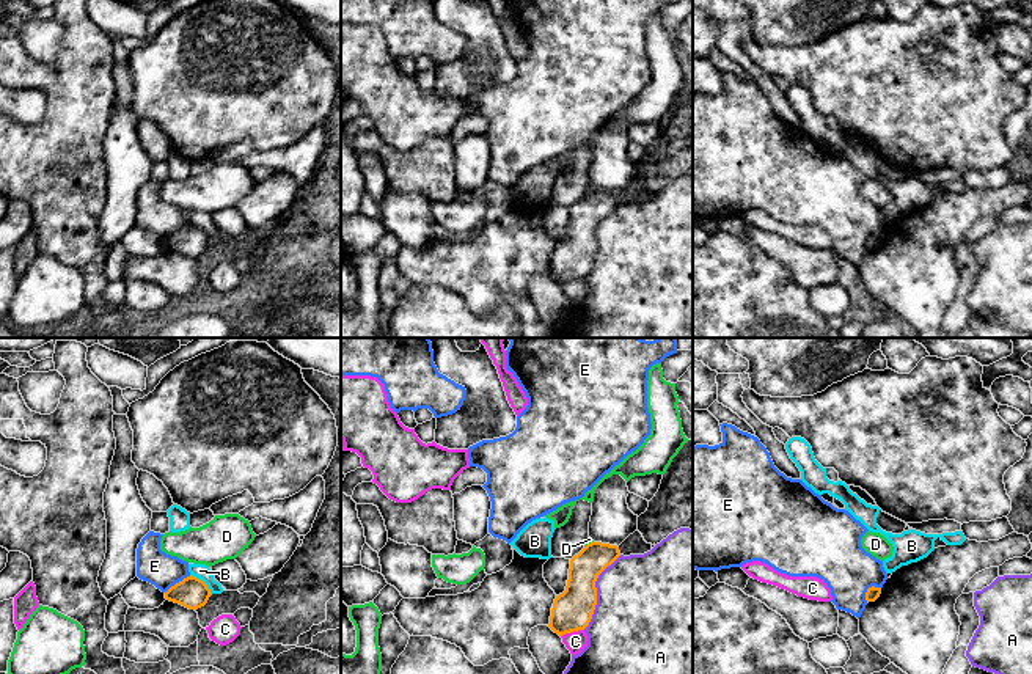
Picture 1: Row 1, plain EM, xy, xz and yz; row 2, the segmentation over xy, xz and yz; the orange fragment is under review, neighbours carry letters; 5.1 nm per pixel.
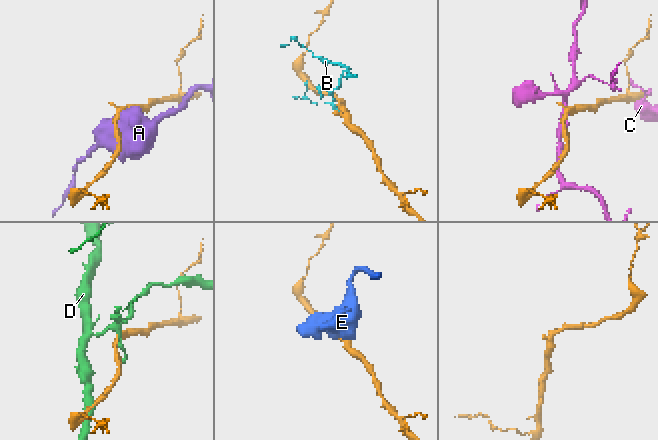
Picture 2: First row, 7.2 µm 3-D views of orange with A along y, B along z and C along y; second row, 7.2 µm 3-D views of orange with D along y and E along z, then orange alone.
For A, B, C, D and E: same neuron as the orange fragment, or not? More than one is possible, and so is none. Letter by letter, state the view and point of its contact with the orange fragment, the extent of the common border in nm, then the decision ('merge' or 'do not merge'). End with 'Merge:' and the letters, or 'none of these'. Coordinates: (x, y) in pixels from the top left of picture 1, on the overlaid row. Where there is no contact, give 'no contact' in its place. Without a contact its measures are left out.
A: contact xz (596, 591); length 440 nm; do not merge
B: contact xy (204, 583); length 140 nm; do not merge
C: contact xz (572, 630); length 130 nm; do not merge
D: contact xz (588, 544); length 60 nm; do not merge
E: contact yz (867, 589); length 120 nm; do not merge
Merge: none of these

